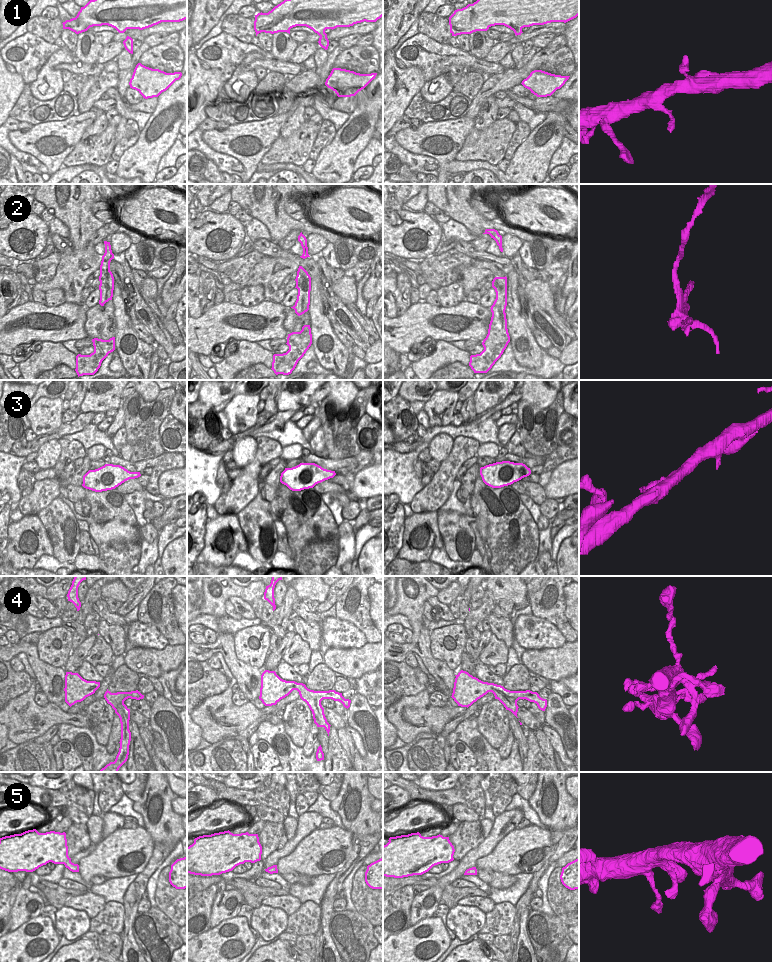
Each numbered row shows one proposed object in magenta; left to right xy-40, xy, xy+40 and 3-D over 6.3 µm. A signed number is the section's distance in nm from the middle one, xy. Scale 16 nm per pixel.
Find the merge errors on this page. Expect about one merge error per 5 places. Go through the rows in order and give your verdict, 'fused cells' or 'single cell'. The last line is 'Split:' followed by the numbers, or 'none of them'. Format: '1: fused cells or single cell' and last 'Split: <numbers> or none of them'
1: single cell
2: fused cells
3: single cell
4: single cell
5: single cell
Split: 2

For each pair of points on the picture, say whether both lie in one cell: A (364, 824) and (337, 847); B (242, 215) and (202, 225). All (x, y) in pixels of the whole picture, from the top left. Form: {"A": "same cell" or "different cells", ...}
{"A": "different cells", "B": "different cells"}

